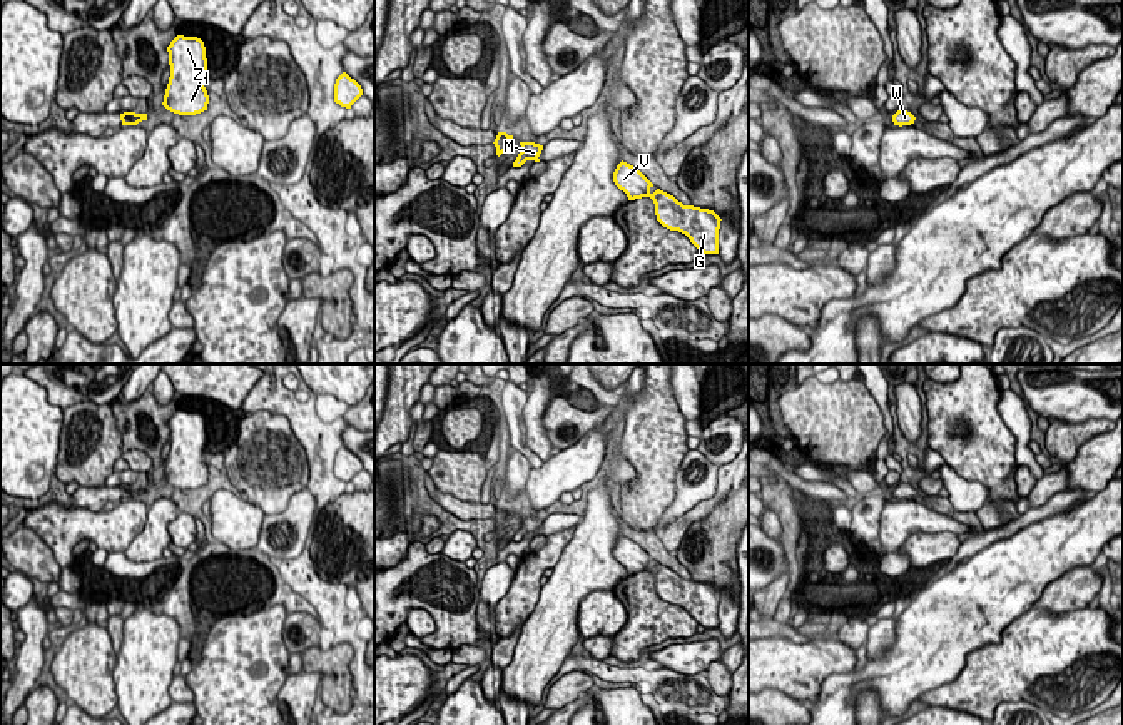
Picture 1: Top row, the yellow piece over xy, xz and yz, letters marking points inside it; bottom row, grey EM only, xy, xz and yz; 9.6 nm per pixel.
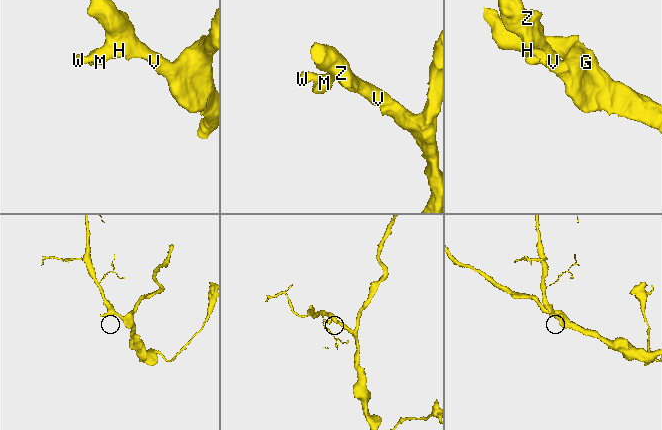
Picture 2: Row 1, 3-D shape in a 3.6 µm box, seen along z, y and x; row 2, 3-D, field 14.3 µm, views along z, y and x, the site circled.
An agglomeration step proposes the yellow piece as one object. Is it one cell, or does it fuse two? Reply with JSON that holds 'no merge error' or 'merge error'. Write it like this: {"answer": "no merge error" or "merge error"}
{"answer": "no merge error"}

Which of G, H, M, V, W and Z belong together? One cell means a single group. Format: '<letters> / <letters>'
G H M V W Z

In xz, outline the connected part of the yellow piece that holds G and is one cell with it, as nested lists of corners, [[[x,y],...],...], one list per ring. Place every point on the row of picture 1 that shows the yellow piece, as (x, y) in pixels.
[[[620,162],[613,172],[615,185],[623,190],[628,200],[650,197],[655,204],[657,221],[670,229],[685,234],[690,242],[704,254],[719,254],[720,217],[709,209],[683,205],[673,195],[657,189],[633,165]]]

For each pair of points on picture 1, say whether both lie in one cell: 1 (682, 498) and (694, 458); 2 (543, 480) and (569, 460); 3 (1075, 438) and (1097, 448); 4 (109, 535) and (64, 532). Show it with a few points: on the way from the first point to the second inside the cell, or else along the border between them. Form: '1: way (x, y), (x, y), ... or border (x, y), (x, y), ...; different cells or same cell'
1: way (682, 488), (685, 468); same cell
2: way (550, 478), (562, 466); same cell
3: border (1105, 431), (1092, 436), (1065, 465); different cells
4: way (97, 530), (76, 530); same cell

